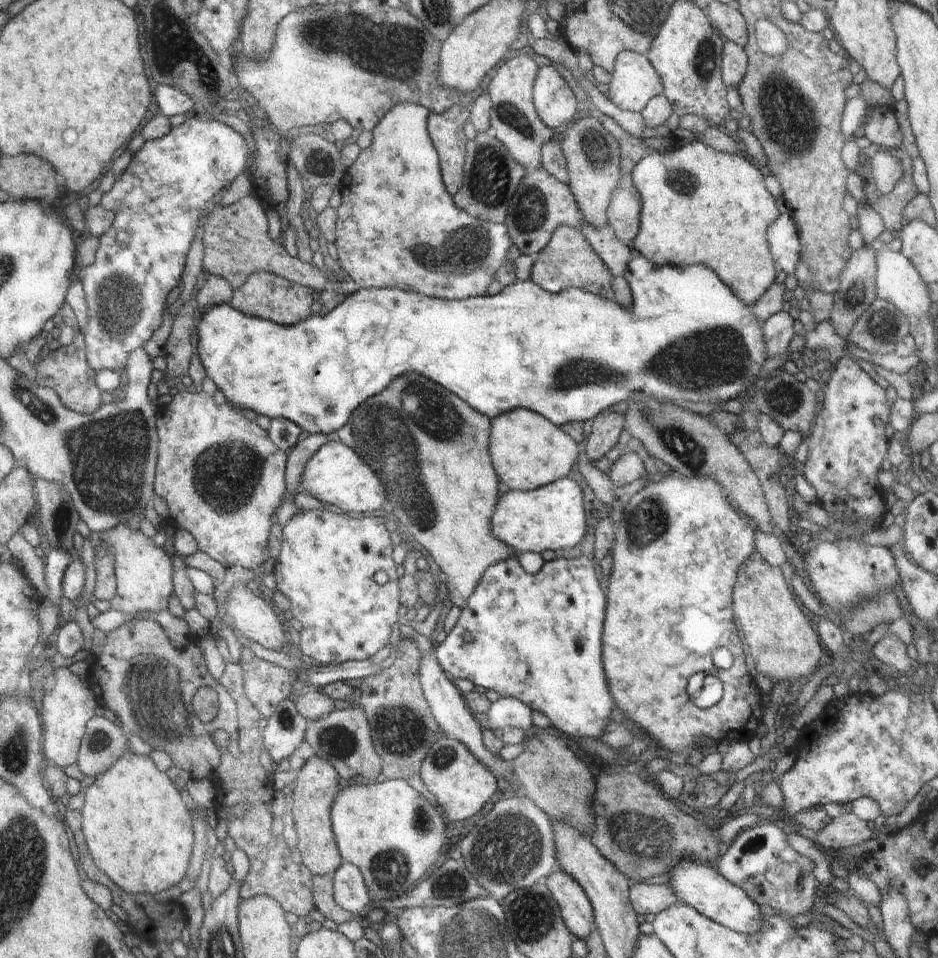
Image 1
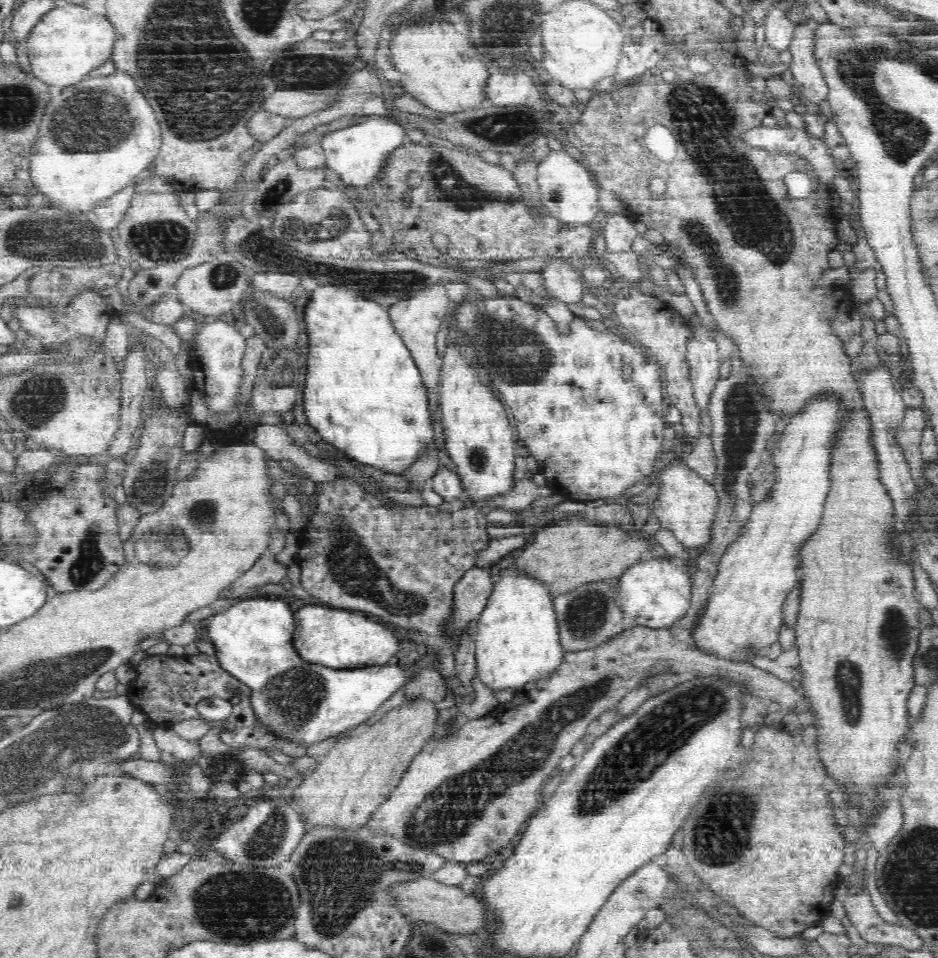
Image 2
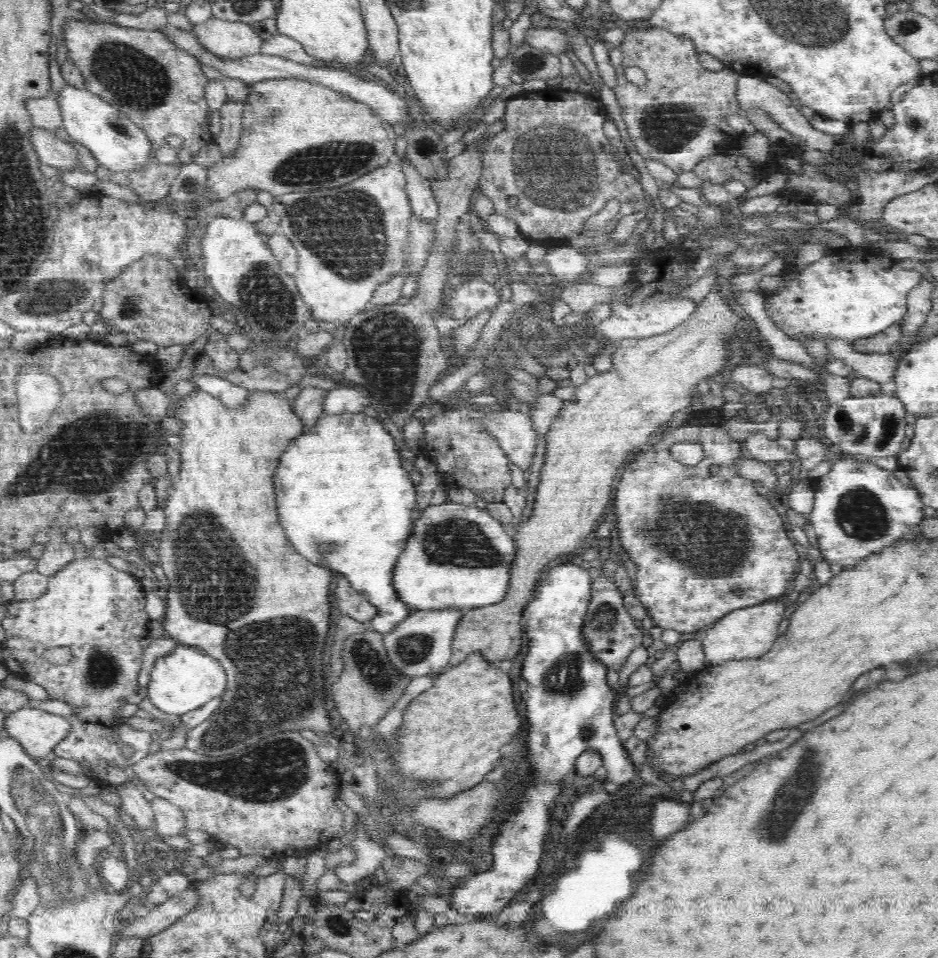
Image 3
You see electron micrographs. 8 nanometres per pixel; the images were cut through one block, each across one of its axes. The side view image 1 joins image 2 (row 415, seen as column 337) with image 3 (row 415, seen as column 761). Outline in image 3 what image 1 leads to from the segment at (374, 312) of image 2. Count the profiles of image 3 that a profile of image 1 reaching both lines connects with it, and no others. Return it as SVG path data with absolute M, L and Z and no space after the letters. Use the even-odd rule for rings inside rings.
M363 412L323 415L287 444L272 481L279 519L289 542L310 562L342 573L354 590L366 596L377 610L367 627L385 635L412 614L412 610L397 597L392 577L395 562L410 538L420 510L416 506L415 485L410 473L402 467L402 455L396 452L394 438L380 422L380 418ZM324 544L331 544L331 549L322 551L320 548Z

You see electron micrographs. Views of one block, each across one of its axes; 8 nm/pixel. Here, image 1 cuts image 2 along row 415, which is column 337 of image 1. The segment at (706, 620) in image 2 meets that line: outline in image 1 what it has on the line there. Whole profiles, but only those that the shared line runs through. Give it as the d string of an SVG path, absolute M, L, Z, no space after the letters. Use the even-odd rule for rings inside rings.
M386 779L382 783L374 784L350 782L336 797L332 809L332 826L343 862L352 863L360 870L375 906L408 894L412 886L430 868L434 868L434 862L438 860L444 844L446 828L438 810L428 804L404 779Z

